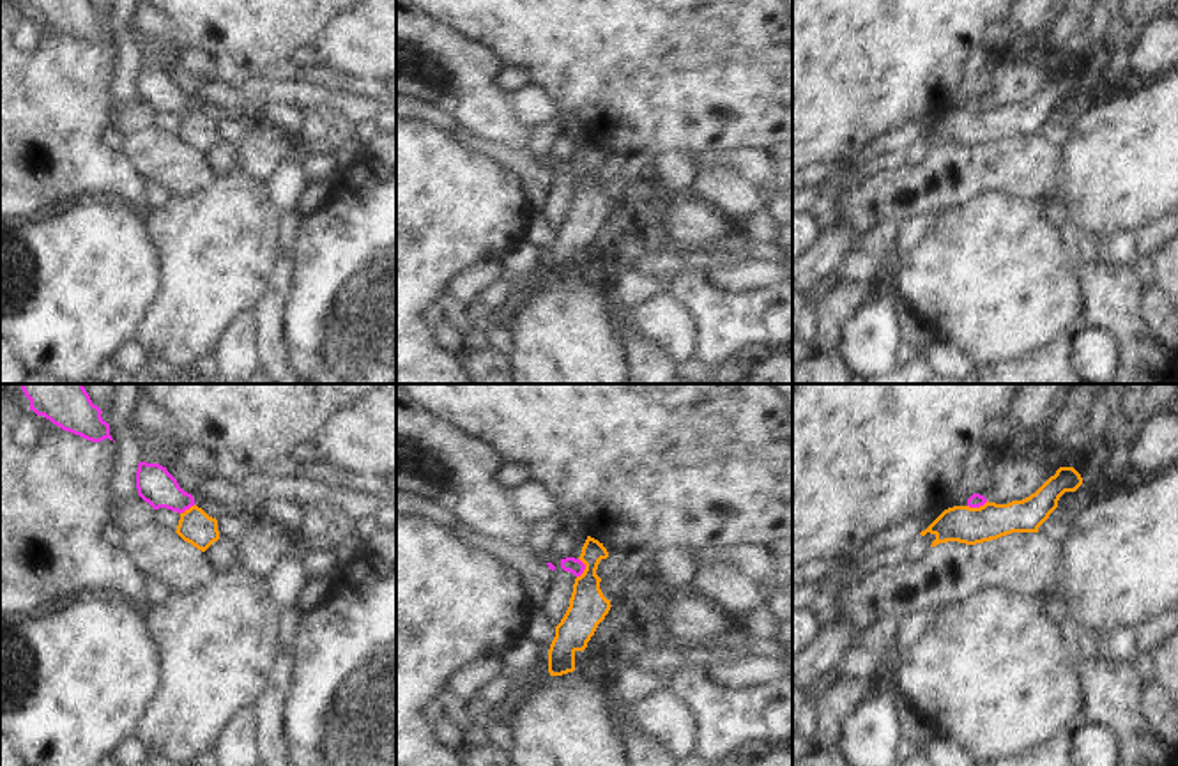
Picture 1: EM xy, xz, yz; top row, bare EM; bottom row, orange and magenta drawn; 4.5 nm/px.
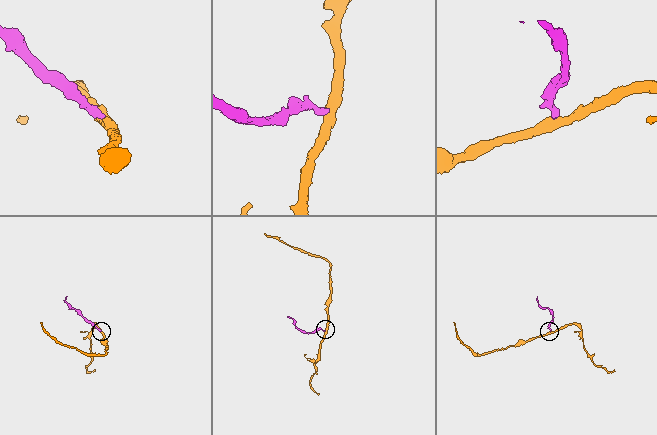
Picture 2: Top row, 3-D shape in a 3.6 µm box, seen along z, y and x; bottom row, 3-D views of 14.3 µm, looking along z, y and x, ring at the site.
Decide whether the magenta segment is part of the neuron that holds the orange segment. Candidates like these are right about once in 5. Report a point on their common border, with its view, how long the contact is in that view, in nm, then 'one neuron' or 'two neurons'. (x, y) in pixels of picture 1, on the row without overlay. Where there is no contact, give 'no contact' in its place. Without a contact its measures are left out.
meets orange in xz at (586, 172); contact 100 nm long; two neurons

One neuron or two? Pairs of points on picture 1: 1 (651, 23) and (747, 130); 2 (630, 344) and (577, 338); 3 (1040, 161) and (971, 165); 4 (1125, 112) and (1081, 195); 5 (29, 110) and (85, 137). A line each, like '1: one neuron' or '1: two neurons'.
1: one neuron
2: two neurons
3: one neuron
4: one neuron
5: one neuron

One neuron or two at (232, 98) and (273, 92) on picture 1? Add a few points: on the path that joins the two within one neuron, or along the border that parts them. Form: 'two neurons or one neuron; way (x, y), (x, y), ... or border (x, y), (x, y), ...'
one neuron; way (243, 98), (252, 92), (262, 92)

